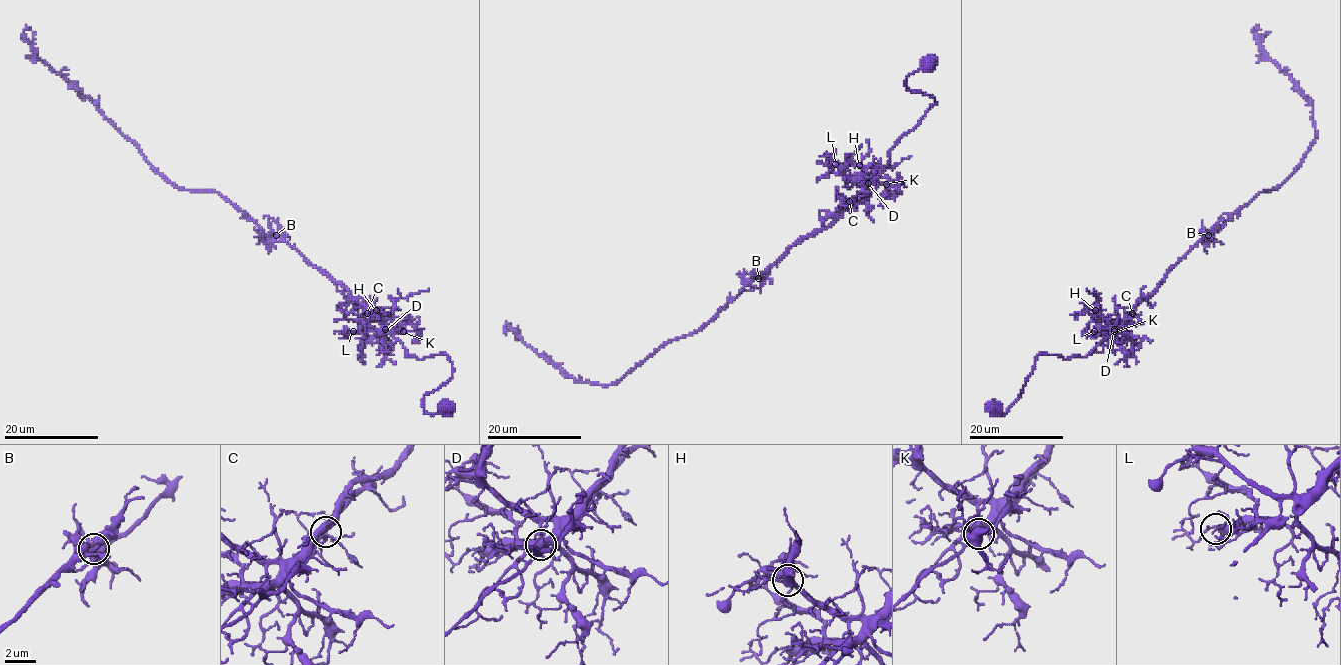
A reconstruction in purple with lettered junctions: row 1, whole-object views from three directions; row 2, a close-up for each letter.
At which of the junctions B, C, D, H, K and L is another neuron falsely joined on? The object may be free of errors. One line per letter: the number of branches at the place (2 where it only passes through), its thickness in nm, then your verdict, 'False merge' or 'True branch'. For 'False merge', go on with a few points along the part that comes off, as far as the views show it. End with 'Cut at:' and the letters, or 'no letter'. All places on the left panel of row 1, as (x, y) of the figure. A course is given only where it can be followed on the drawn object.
B: Branches: 4. Thickness 340 nm. True branch
C: Branches: 6. Thickness 300 nm. True branch
D: Branches: 5. Thickness 500 nm. True branch
H: Branches: 4. Thickness 240 nm. True branch
K: Branches: 4. Thickness 320 nm. True branch
L: Branches: 4. Thickness 240 nm. True branch
Cut at: no letter

